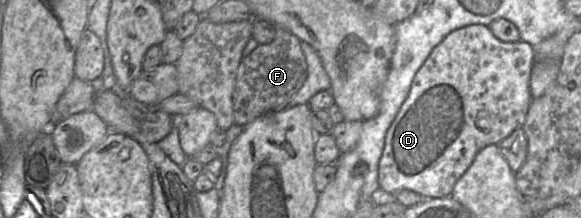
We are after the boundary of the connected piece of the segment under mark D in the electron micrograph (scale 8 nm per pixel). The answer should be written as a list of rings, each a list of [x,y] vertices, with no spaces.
[[[473,24],[449,33],[443,41],[432,50],[427,60],[415,75],[408,96],[386,133],[385,146],[379,161],[379,186],[390,194],[395,194],[401,189],[409,189],[419,193],[424,199],[450,196],[455,183],[470,167],[476,154],[480,150],[488,145],[498,144],[514,130],[523,126],[532,100],[529,81],[534,62],[533,46],[522,40],[518,42],[500,41],[492,34],[490,28],[486,25]]]

